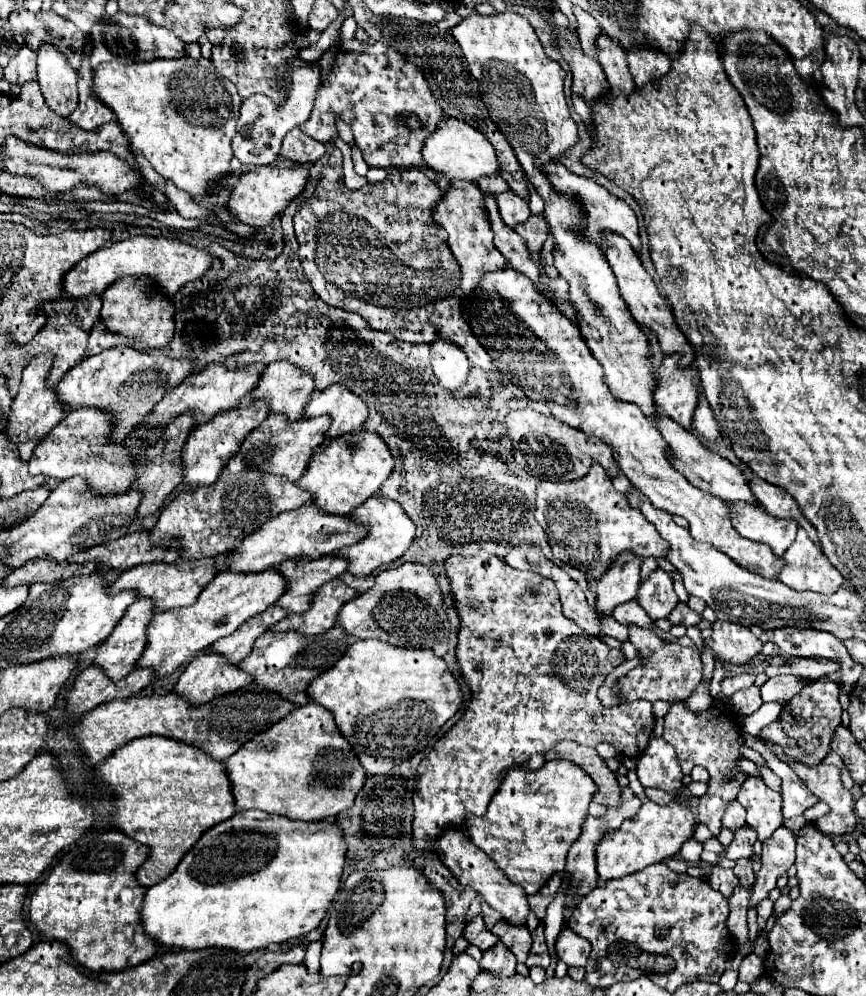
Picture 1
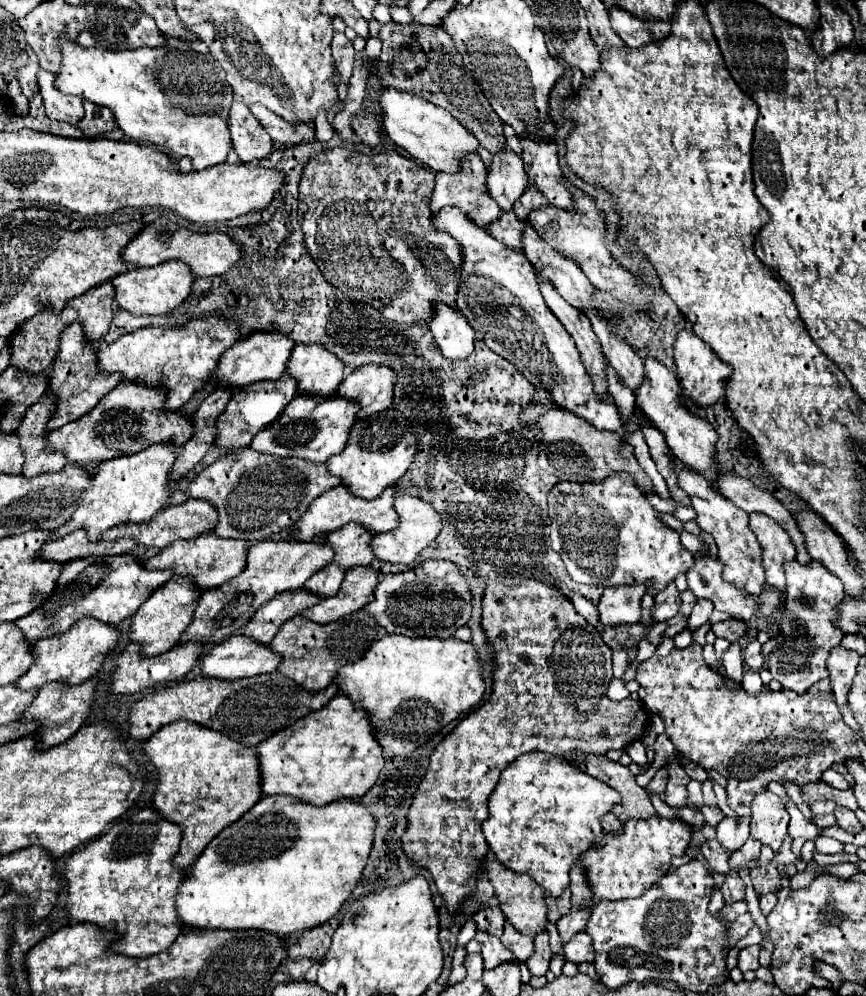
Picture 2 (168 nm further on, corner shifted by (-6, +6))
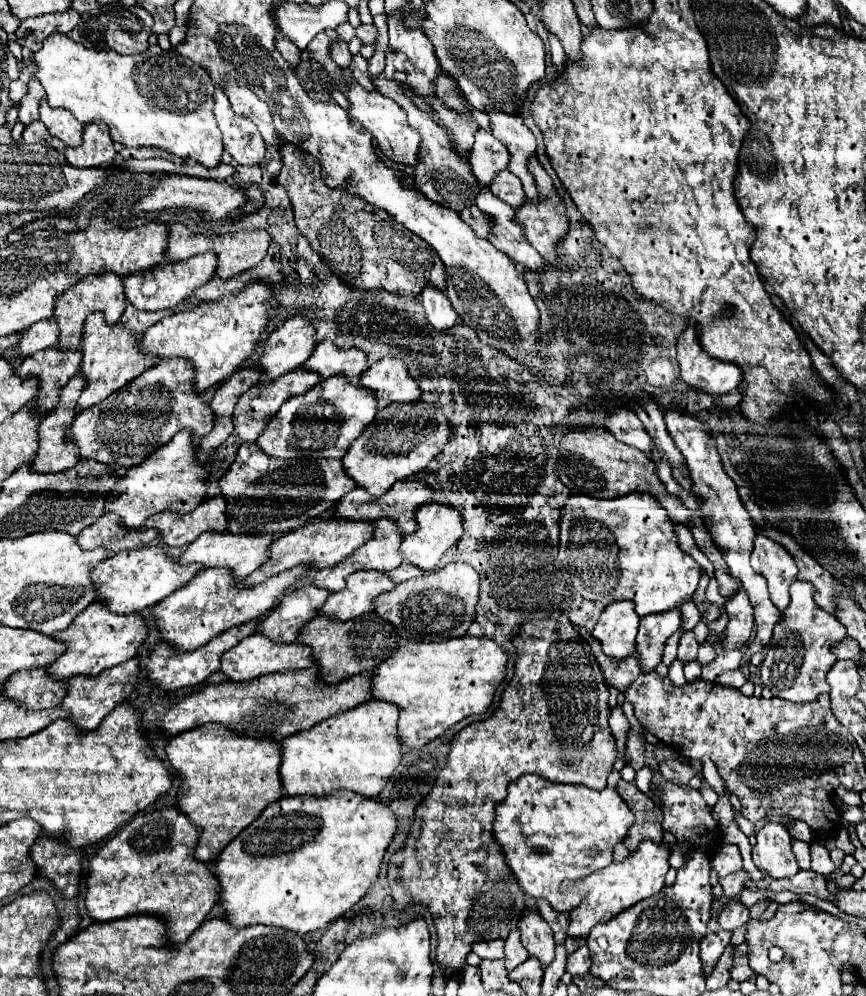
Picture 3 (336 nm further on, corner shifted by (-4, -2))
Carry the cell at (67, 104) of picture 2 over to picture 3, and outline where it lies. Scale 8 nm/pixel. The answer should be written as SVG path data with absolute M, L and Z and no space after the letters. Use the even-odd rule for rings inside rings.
M45 100L41 102L41 122L51 136L57 136L67 146L79 146L83 142L83 126L75 120L75 116L67 110L49 108Z

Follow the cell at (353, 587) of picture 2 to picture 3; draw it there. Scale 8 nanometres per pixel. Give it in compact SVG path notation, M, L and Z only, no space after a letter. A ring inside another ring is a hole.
M359 570L347 578L347 586L341 592L333 592L323 604L319 614L335 616L337 620L349 620L365 612L375 610L375 598L395 588L395 582L373 570Z

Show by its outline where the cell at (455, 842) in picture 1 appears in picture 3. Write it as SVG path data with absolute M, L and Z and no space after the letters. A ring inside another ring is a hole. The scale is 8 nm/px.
M527 910L519 922L521 942L529 956L537 958L543 968L547 968L555 958L555 940L549 924L539 916L539 912Z

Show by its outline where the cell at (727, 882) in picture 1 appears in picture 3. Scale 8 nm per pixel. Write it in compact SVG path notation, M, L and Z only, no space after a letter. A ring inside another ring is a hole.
M737 900L727 902L727 906L719 912L719 924L727 932L735 932L737 928L741 928L747 922L749 922L749 910L747 910L747 906L743 906Z

